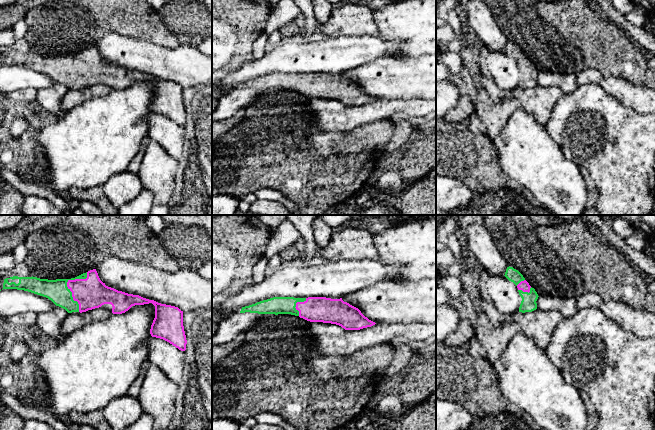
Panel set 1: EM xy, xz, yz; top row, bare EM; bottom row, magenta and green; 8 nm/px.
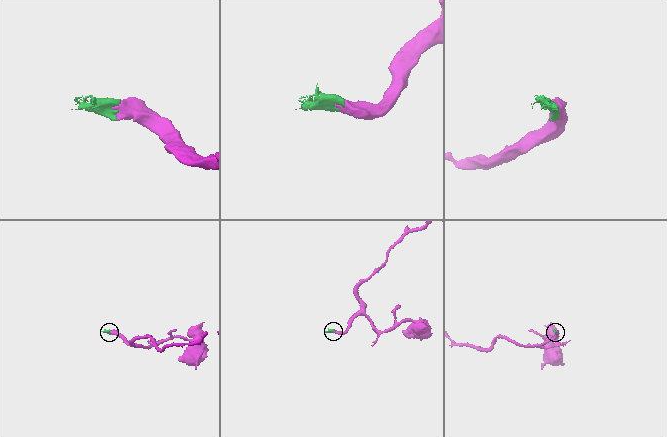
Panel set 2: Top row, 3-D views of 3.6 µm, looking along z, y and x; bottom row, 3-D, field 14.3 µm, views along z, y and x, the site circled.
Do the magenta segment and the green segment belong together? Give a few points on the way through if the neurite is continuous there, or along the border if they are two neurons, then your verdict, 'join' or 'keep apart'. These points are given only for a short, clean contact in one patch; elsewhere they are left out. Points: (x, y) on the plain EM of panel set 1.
runs through xy (90, 69), (75, 69), (67, 61), (61, 67), (57, 67); join

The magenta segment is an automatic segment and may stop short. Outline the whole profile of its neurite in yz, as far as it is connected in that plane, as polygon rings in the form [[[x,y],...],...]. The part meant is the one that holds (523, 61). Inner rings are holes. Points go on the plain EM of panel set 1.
[[[507,43],[505,51],[509,57],[513,58],[517,64],[519,71],[522,74],[519,88],[532,88],[537,85],[537,75],[538,70],[534,64],[532,64],[529,59],[525,56],[523,51],[513,43]]]

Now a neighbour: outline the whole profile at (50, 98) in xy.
[[[55,82],[51,86],[37,91],[36,103],[44,110],[57,115],[67,91],[68,88],[65,85]]]

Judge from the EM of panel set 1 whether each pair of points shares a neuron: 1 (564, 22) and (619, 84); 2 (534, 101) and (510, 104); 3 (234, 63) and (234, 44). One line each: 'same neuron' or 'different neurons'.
1: different neurons
2: different neurons
3: same neuron

